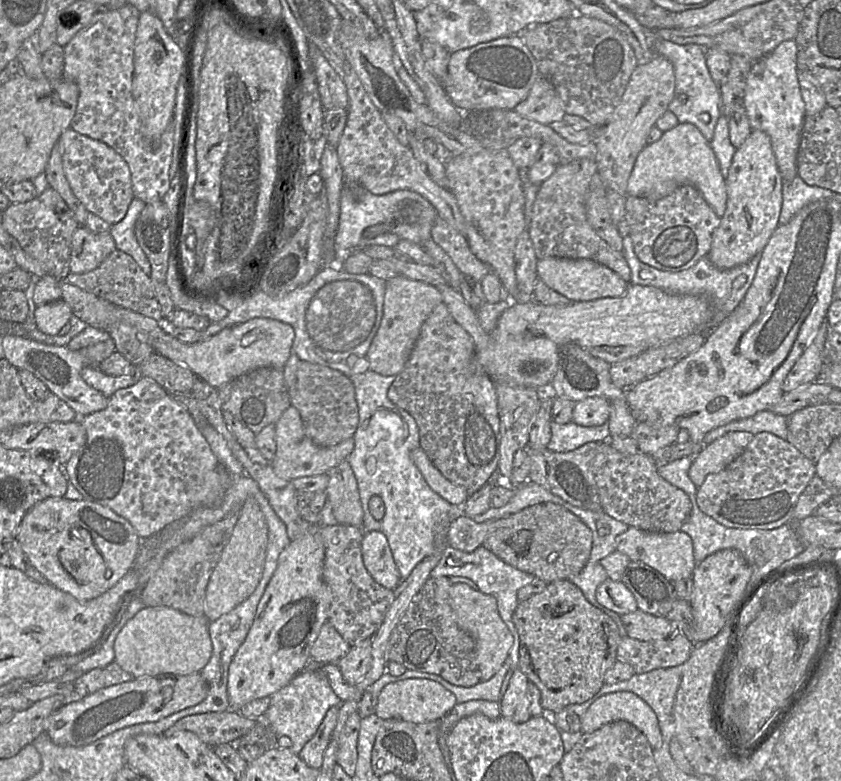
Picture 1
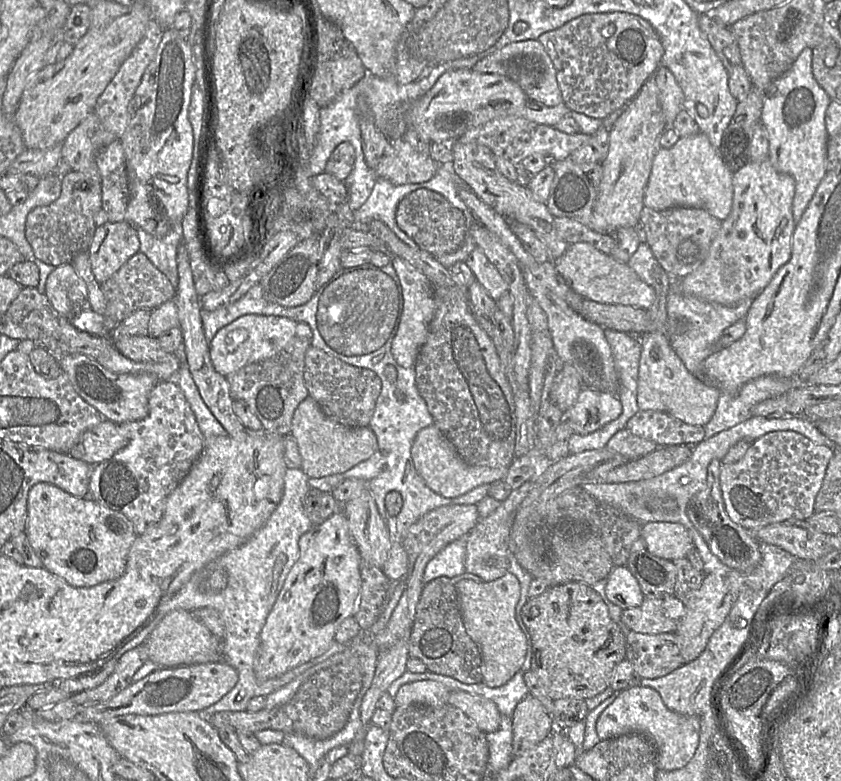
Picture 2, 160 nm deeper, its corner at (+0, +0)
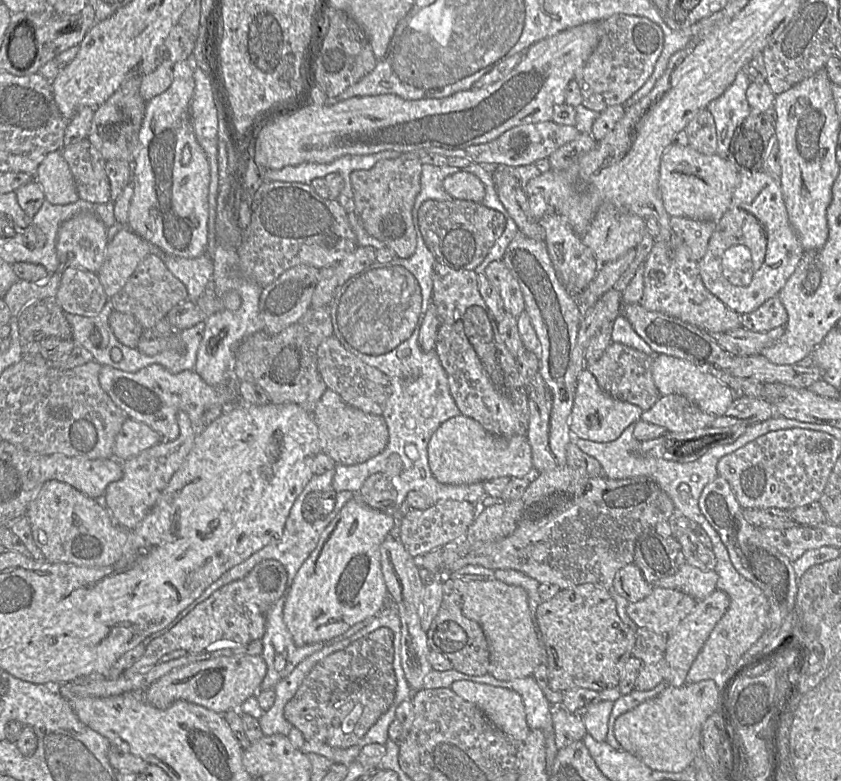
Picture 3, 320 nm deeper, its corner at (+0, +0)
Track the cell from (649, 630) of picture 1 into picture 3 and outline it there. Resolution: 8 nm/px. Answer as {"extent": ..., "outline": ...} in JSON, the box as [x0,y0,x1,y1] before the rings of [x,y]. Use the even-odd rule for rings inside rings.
{"extent":[626,586,696,636],"outline":[[[653,586],[649,596],[629,603],[626,611],[638,628],[668,636],[696,603],[693,597],[679,590]]]}

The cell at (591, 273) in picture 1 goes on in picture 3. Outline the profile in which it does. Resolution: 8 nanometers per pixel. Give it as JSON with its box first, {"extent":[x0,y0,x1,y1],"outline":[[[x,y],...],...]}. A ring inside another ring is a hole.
{"extent":[699,171,804,315],"outline":[[[764,171],[739,173],[729,209],[716,222],[699,272],[706,289],[734,312],[745,315],[779,294],[804,255],[790,224],[779,180]]]}

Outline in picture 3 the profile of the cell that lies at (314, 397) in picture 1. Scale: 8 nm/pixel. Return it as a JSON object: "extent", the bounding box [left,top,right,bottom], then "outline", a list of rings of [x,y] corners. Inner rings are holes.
{"extent":[317,335,391,414],"outline":[[[334,335],[326,337],[320,343],[317,349],[317,367],[327,389],[336,392],[344,402],[369,414],[383,413],[391,394],[388,376],[347,351]]]}

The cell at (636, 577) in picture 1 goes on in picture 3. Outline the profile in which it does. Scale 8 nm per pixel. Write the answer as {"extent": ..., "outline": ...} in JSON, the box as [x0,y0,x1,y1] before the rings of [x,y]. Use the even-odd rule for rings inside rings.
{"extent":[634,528,682,586],"outline":[[[655,528],[646,529],[638,537],[634,564],[652,586],[662,578],[675,574],[682,563],[682,547],[673,536],[662,537]]]}

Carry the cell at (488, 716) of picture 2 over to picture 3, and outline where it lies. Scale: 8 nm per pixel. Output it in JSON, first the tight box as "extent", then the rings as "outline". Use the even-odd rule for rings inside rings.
{"extent":[451,680,531,741],"outline":[[[468,680],[456,681],[451,690],[475,704],[498,729],[517,741],[525,741],[531,731],[526,721],[522,697],[515,691]]]}

